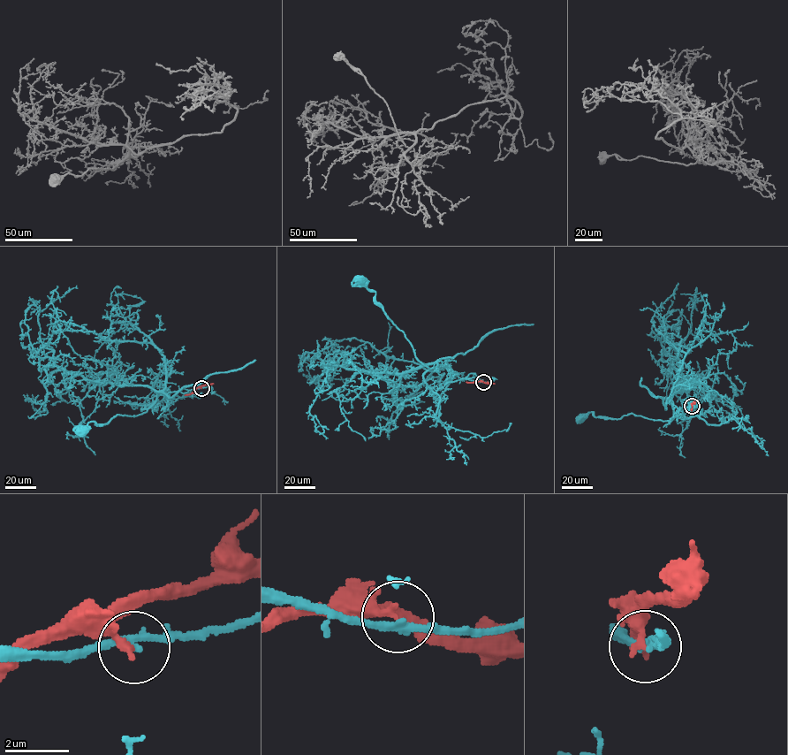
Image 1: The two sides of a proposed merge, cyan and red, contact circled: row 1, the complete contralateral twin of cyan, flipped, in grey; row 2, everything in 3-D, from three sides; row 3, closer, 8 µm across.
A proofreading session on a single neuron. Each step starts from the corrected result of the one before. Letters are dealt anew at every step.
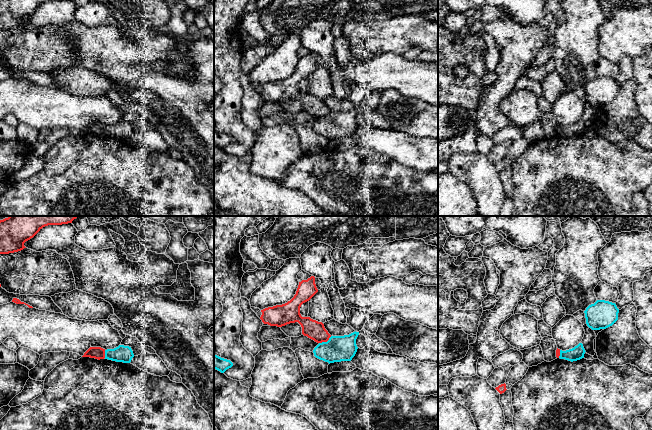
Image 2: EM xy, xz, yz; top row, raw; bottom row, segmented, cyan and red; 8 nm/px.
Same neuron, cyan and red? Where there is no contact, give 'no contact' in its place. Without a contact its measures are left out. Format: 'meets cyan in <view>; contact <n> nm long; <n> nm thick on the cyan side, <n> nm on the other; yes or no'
meets cyan in xz; contact 120 nm long; 200 nm thick on the cyan side, 150 nm on the other; no

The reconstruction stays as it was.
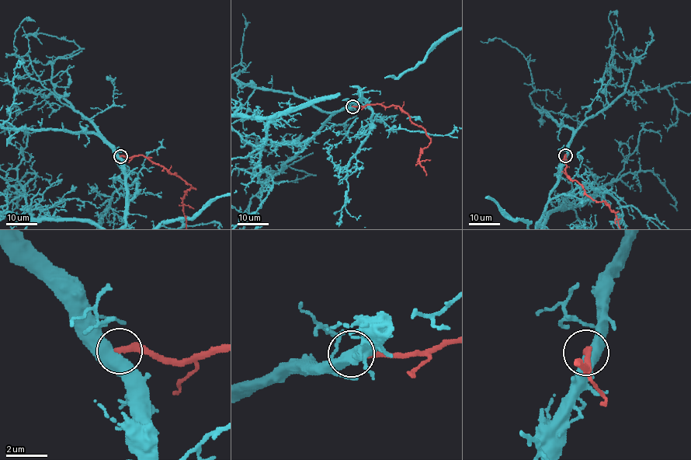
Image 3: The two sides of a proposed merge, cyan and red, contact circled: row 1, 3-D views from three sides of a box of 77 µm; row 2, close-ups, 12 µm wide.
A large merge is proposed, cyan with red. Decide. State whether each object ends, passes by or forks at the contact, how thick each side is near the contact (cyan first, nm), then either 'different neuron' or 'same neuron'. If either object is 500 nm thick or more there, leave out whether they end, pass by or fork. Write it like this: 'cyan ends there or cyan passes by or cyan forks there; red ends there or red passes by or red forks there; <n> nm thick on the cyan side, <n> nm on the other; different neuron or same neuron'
500 nm thick on the cyan side, 300 nm on the other; different neuron

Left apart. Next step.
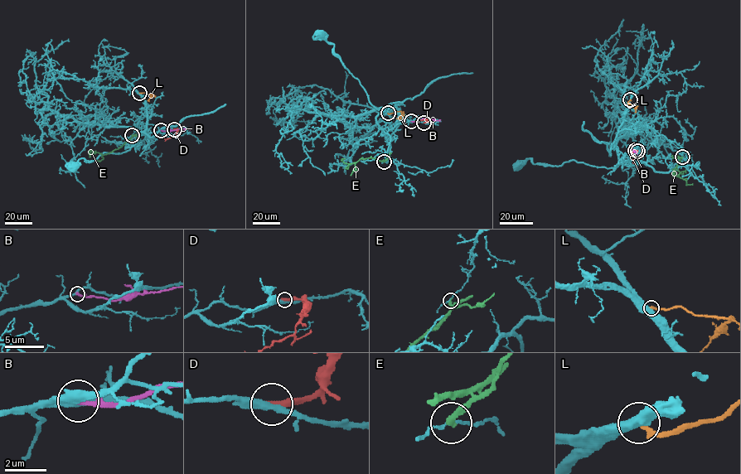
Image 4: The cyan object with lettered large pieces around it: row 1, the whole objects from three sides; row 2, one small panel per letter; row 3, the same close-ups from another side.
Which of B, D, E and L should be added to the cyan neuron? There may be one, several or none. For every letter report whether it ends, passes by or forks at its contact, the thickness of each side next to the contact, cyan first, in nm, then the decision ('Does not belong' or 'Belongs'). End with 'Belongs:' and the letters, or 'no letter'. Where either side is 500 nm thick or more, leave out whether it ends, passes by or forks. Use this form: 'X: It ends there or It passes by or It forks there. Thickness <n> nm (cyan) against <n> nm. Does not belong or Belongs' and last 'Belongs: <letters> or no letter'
B: It ends there. Thickness 200 nm (cyan) against 220 nm. Does not belong
D: It ends there. Thickness 320 nm (cyan) against 380 nm. Does not belong
E: It ends there. Thickness 100 nm (cyan) against 340 nm. Does not belong
L: It ends there. Thickness 480 nm (cyan) against 240 nm. Does not belong
Belongs: no letter

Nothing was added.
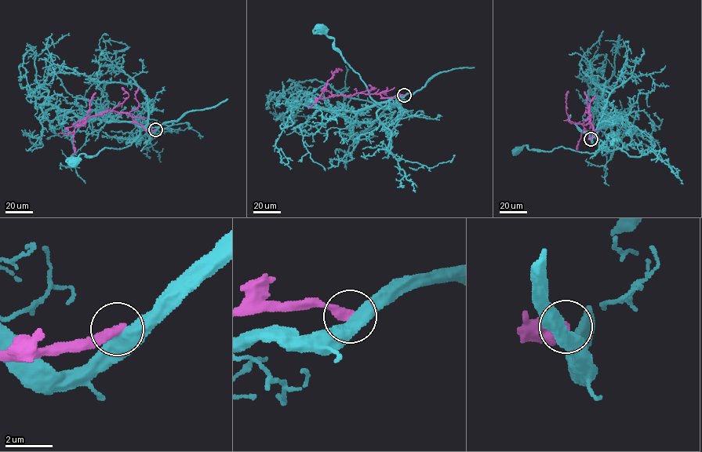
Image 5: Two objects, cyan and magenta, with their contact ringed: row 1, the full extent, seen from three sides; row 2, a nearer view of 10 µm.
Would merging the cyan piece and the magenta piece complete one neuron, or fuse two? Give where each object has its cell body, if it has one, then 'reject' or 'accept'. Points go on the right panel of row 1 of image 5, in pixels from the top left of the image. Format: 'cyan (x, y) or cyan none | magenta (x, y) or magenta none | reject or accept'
cyan (516, 151) | magenta none | reject

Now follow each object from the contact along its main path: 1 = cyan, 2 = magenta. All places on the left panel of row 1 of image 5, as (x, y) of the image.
1: (155, 129), (141, 127), (130, 145), (103, 147), (87, 158), (80, 154), (72, 162)
2: (155, 129), (146, 130), (128, 114), (114, 111), (85, 118), (77, 126), (85, 123), (89, 103), (96, 92)

